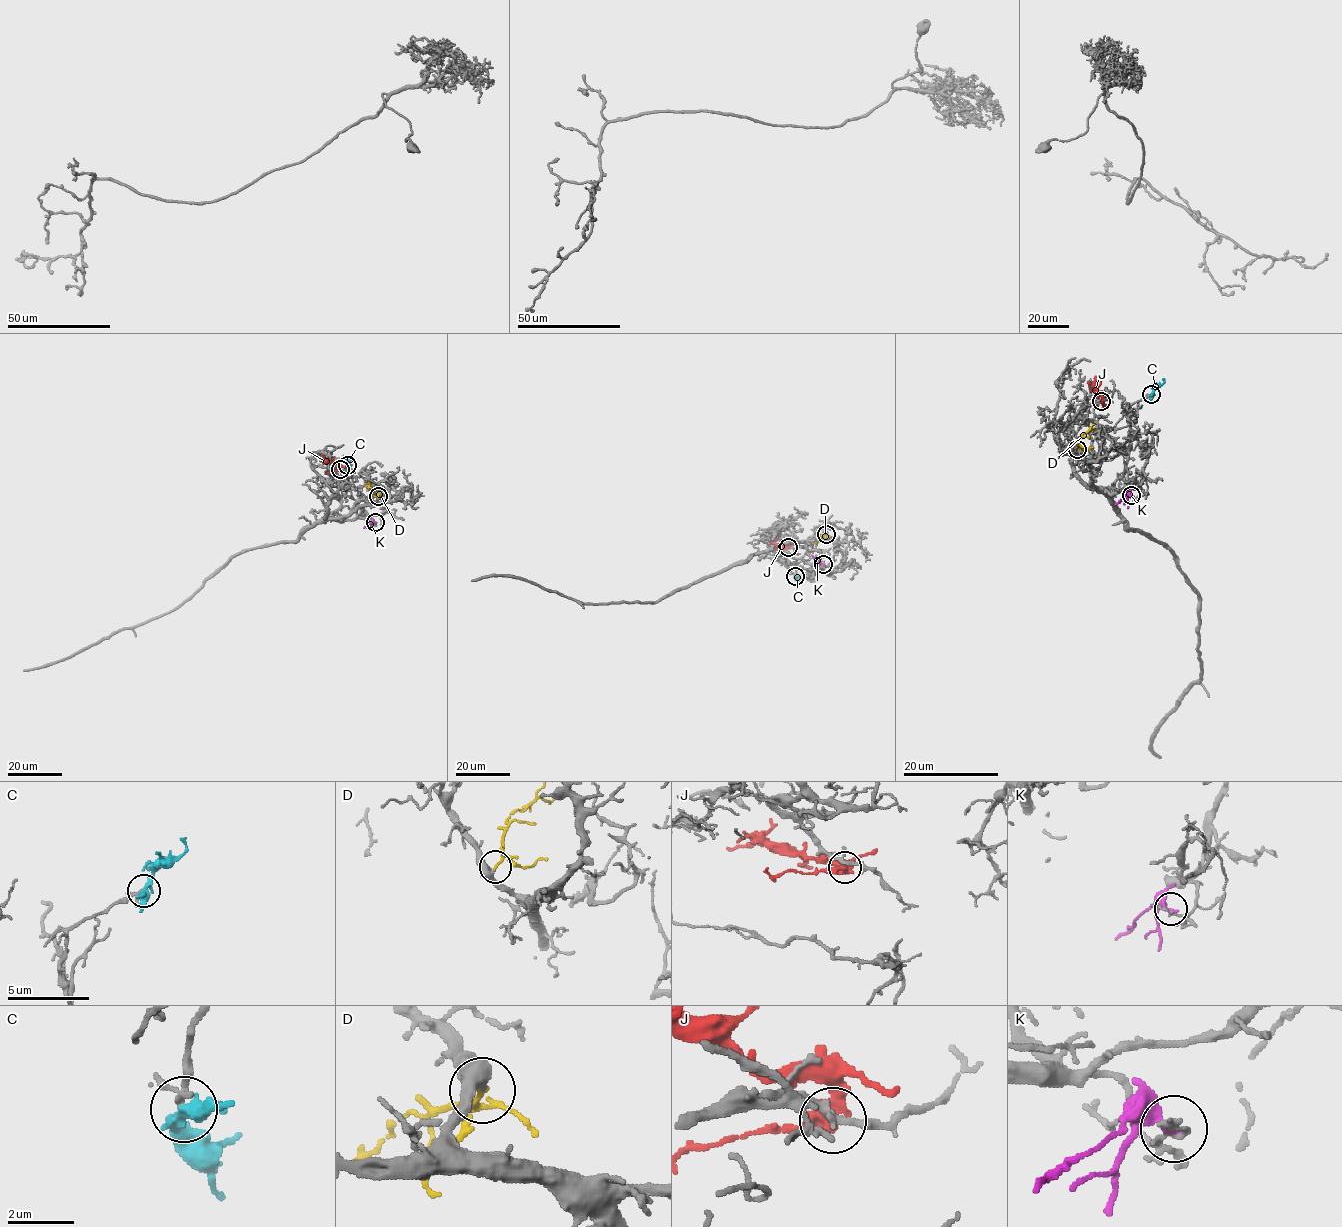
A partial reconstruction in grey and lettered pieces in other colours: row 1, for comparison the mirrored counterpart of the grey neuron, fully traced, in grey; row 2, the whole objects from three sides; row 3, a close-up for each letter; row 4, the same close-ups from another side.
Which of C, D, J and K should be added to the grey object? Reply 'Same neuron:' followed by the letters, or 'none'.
Same neuron: D

